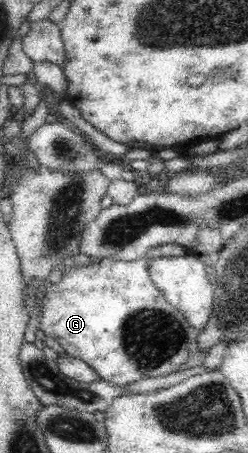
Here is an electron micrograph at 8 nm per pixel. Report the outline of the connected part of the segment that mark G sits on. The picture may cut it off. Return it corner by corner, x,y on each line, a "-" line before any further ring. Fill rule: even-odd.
117,256
100,259
100,264
73,266
60,284
45,286
46,298
40,308
40,330
60,343
67,356
90,365
98,379
124,386
143,379
177,372
198,348
195,330
186,317
170,304
154,286
149,275
149,260
118,260

